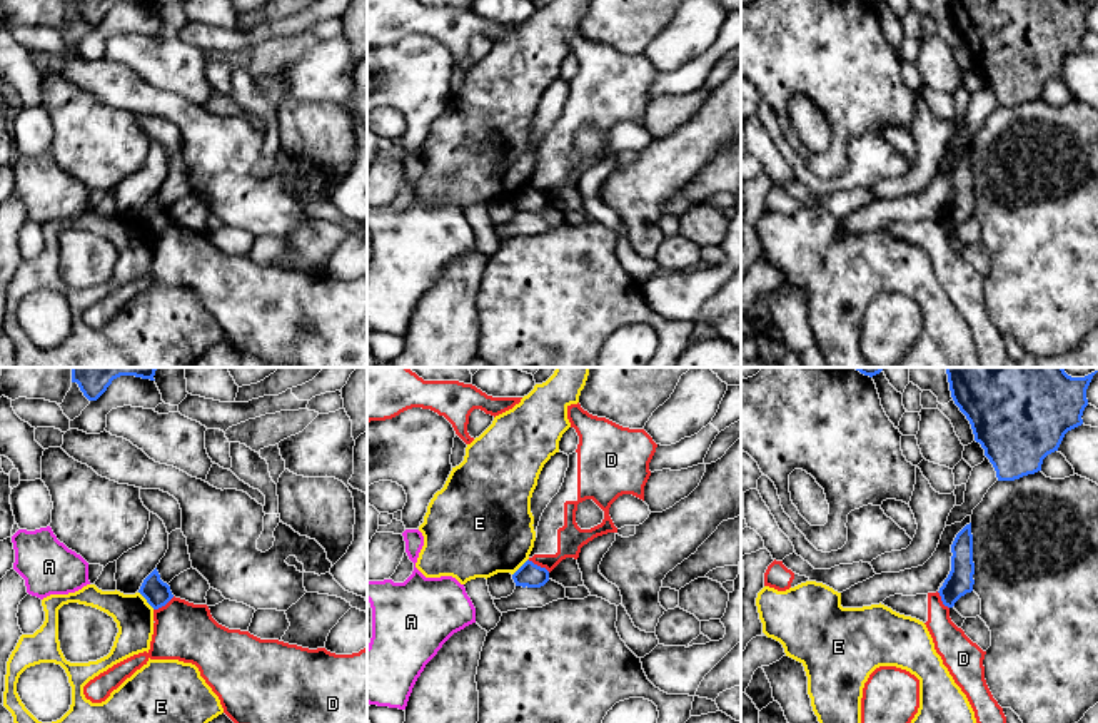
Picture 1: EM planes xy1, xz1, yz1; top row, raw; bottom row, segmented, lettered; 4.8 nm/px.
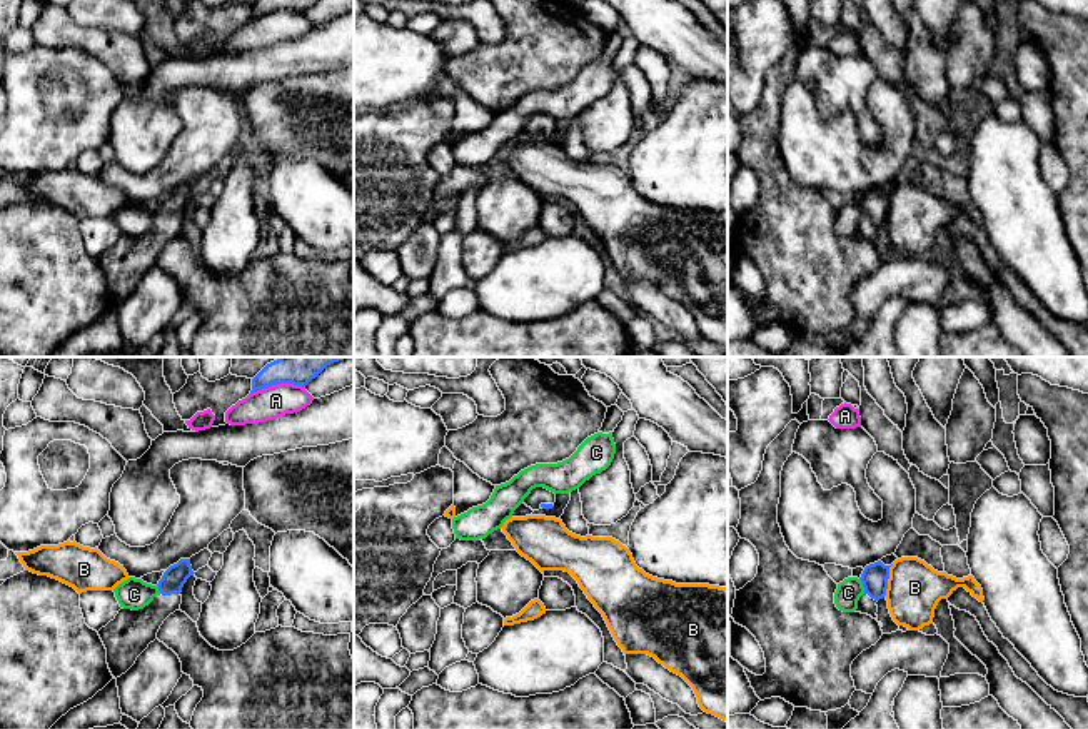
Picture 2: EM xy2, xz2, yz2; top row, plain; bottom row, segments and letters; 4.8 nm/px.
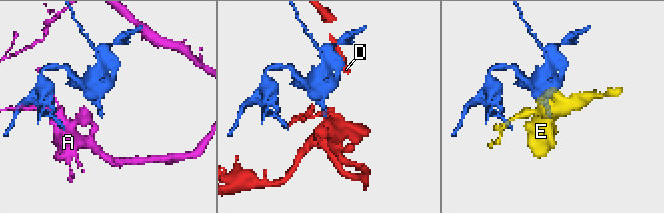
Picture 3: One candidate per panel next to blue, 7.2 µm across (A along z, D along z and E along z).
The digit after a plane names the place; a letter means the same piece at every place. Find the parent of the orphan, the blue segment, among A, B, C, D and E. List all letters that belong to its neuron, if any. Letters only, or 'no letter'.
no letter

